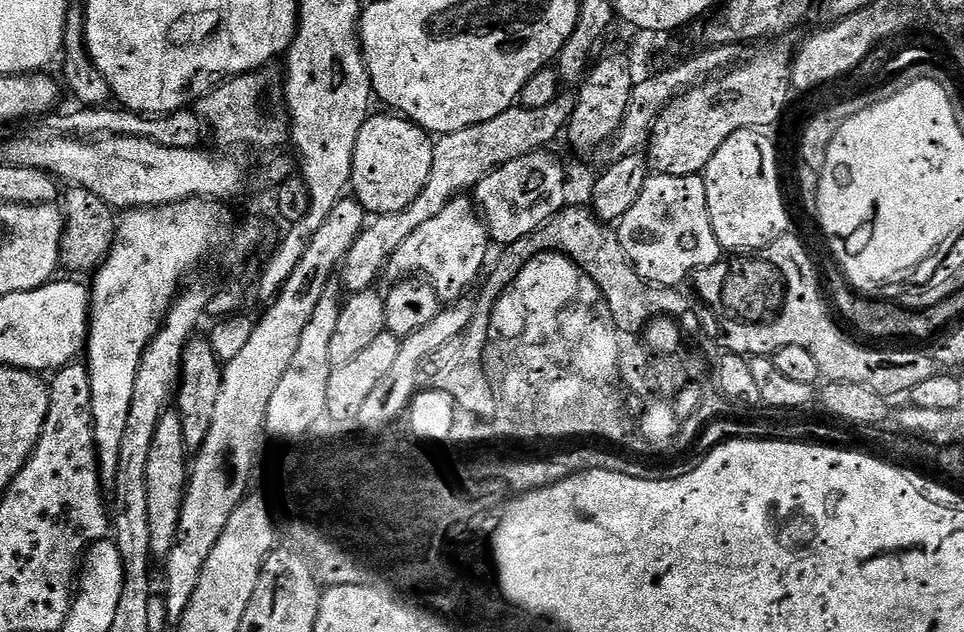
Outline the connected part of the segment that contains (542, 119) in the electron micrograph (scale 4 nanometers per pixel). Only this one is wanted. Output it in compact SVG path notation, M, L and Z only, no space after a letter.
M559 96L546 107L513 106L489 122L439 137L433 143L434 159L430 177L418 198L405 211L375 217L360 231L354 246L350 246L345 254L344 263L338 269L338 280L340 278L344 283L345 293L365 292L367 288L373 287L377 283L376 278L385 271L388 259L402 242L427 219L438 214L452 197L473 189L484 176L506 162L549 147L548 144L565 131L574 104L573 97Z

